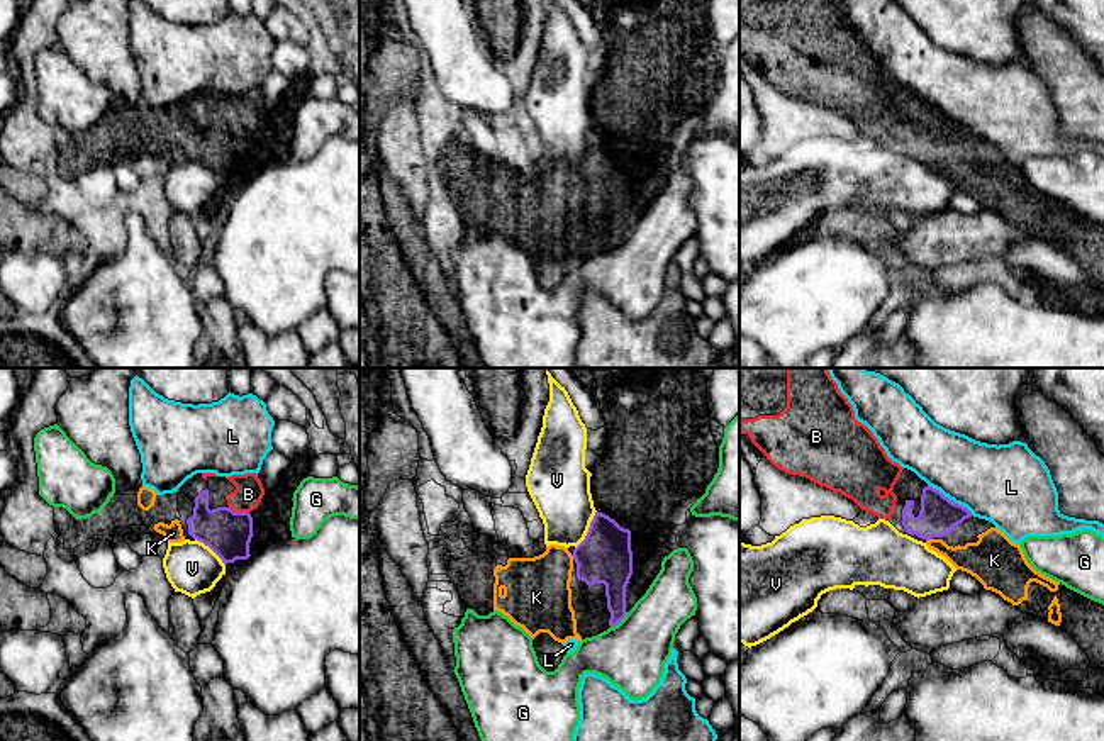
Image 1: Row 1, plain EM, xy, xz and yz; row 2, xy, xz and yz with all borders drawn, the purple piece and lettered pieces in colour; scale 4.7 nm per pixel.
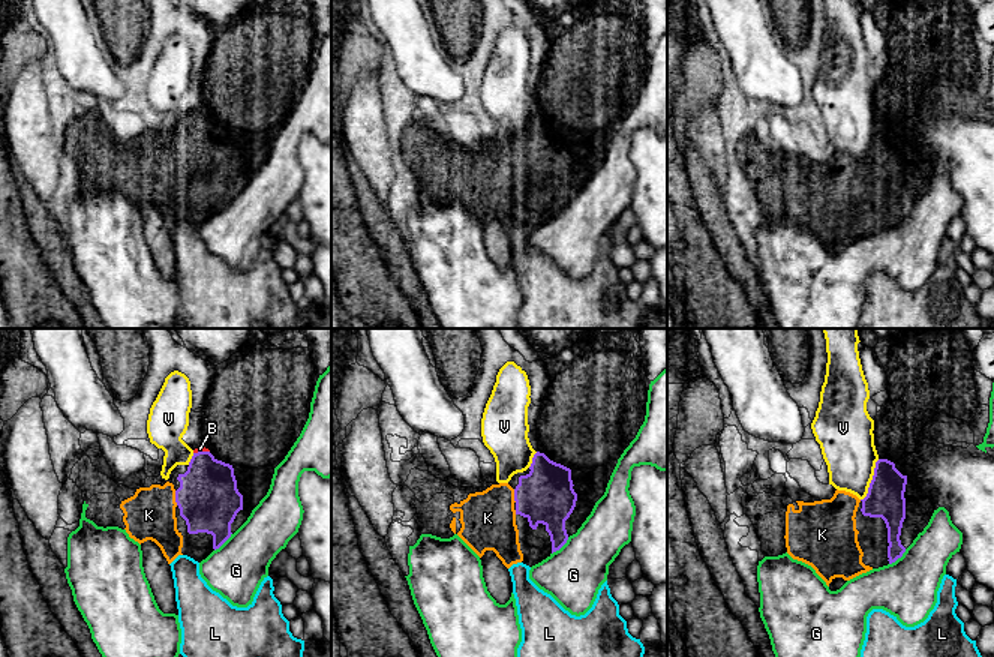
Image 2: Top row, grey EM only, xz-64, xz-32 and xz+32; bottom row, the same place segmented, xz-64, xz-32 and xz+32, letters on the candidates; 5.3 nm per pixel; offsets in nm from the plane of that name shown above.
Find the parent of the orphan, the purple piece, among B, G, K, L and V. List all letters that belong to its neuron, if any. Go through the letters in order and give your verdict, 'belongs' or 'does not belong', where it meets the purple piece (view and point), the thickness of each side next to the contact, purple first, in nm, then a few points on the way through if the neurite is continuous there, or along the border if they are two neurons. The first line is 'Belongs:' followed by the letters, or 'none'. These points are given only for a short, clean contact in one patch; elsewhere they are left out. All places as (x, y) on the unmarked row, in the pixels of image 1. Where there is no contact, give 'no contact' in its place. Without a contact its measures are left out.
Belongs: B, K
B: belongs; contact xy (238, 133); calibres 220 and 140 nm; way xy (228, 153), (238, 133), (239, 124), (248, 114)
G: does not belong; contact xz (619, 241); calibres 170 and 320 nm; border xz (626, 233), (611, 248)
K: belongs; contact yz (928, 158); calibres 180 and 160 nm
L: does not belong; contact yz (948, 119); calibres 180 and 360 nm; border yz (928, 104), (962, 124), (972, 134)
V: does not belong; contact xz (589, 150); calibres 260 and 280 nm

